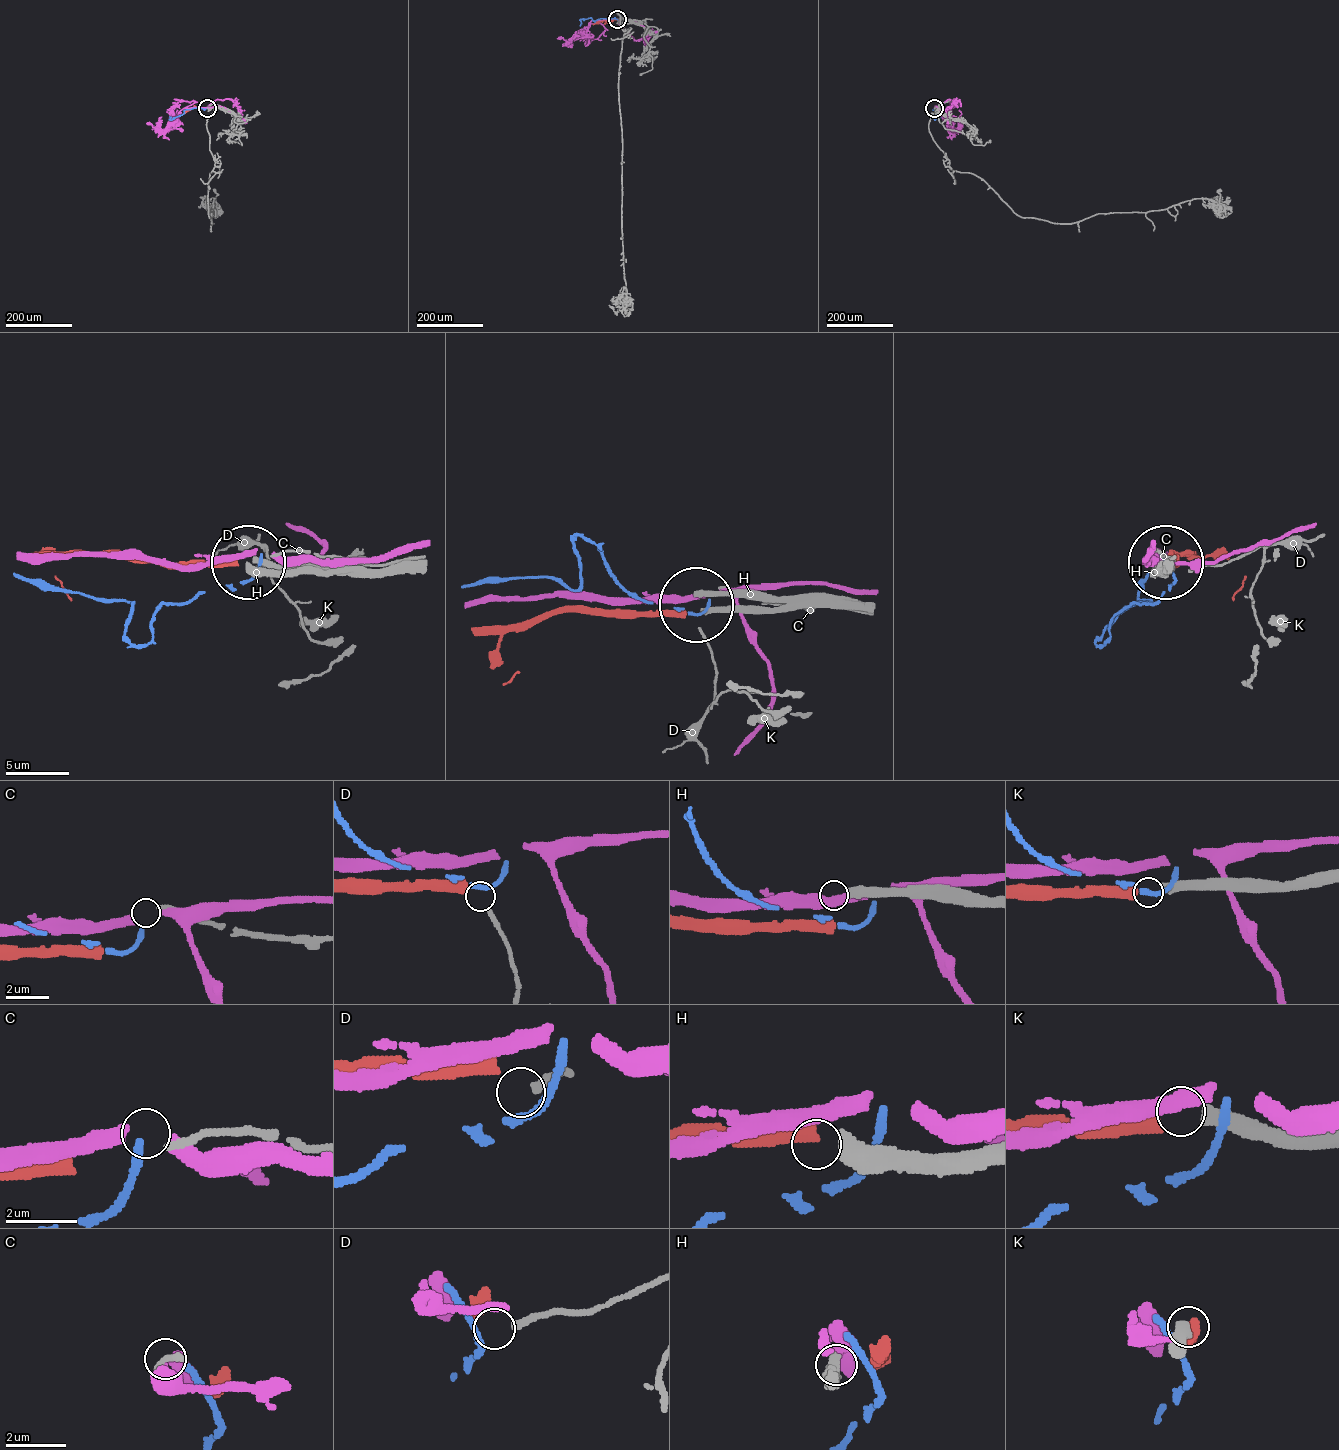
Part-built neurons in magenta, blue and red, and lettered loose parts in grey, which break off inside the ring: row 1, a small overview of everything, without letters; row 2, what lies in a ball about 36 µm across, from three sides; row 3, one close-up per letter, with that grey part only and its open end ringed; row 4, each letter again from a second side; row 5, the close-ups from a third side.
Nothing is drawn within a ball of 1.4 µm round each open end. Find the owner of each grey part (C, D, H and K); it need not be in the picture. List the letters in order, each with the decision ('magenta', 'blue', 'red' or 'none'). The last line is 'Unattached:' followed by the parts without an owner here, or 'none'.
C: blue
D: none
H: none
K: red
Unattached: D, H

